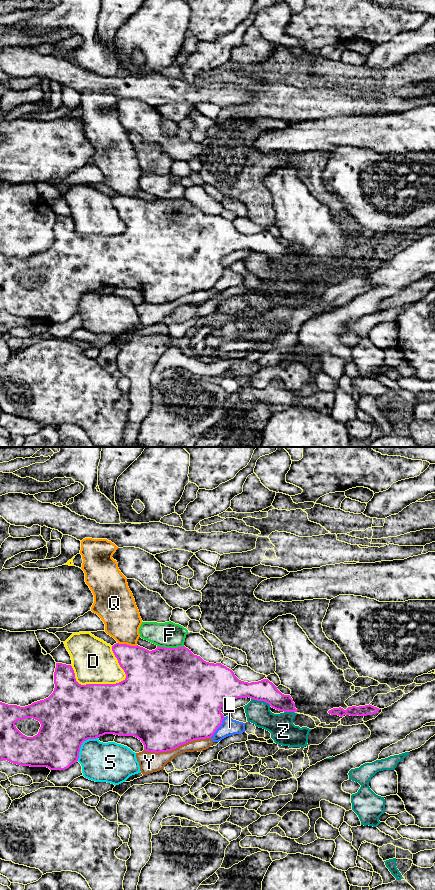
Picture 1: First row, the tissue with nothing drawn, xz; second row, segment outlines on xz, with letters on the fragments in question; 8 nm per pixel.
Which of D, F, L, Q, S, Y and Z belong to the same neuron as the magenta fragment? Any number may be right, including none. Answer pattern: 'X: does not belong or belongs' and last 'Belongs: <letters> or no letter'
D: does not belong
F: does not belong
L: does not belong
Q: does not belong
S: does not belong
Y: does not belong
Z: does not belong
Belongs: no letter

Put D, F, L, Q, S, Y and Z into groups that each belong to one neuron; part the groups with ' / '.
D / F / L Y / Q / S / Z

